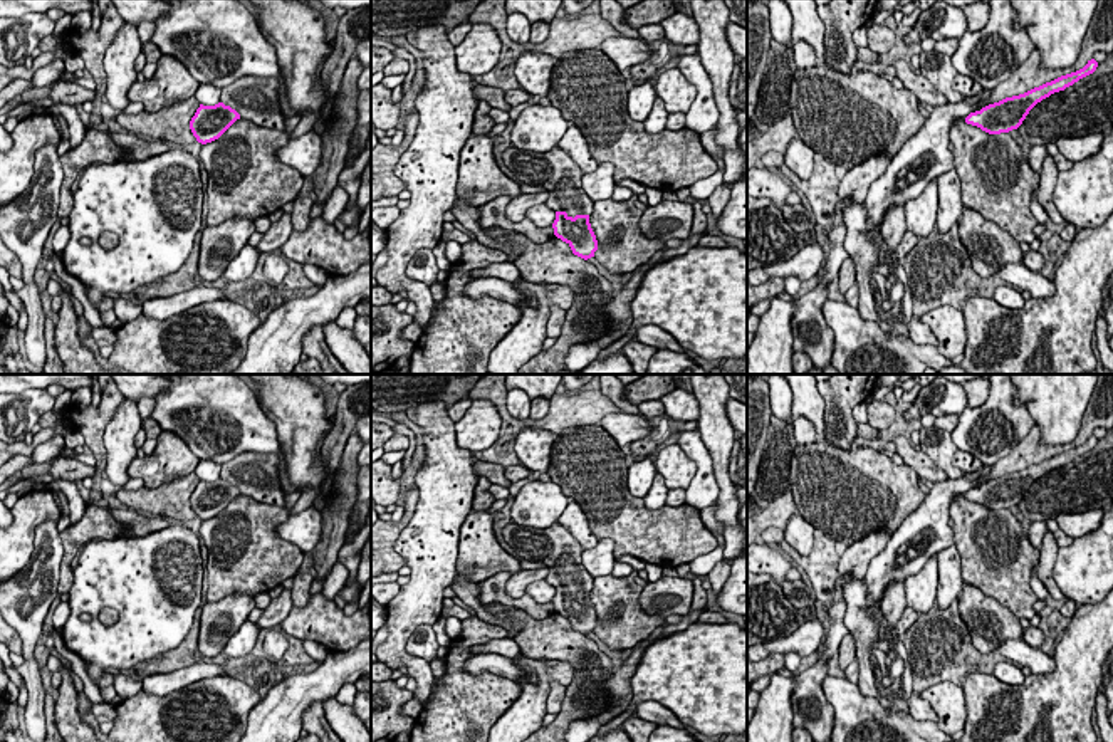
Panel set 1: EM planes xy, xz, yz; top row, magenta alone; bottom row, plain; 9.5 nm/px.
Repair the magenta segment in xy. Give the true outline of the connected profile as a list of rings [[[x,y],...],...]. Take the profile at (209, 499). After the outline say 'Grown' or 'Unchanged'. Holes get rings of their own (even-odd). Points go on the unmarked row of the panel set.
[[[223,478],[200,480],[190,497],[190,505],[198,519],[206,520],[218,515],[237,495],[240,495],[240,490]]]. Unchanged

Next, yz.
[[[1091,435],[1083,445],[1076,448],[1061,452],[1024,470],[1006,473],[999,478],[982,483],[980,487],[970,489],[965,494],[965,499],[977,502],[989,510],[1001,510],[1017,505],[1037,478],[1093,450],[1096,443],[1098,438]]]. Unchanged

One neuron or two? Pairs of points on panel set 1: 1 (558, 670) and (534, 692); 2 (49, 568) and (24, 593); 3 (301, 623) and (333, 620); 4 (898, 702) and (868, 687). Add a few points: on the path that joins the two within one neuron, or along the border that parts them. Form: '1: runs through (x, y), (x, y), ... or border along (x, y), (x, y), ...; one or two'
1: runs through (553, 674), (539, 687); one
2: runs through (42, 574), (31, 586); one
3: runs through (309, 623), (324, 621); one
4: runs through (892, 702), (885, 702), (875, 694); one

